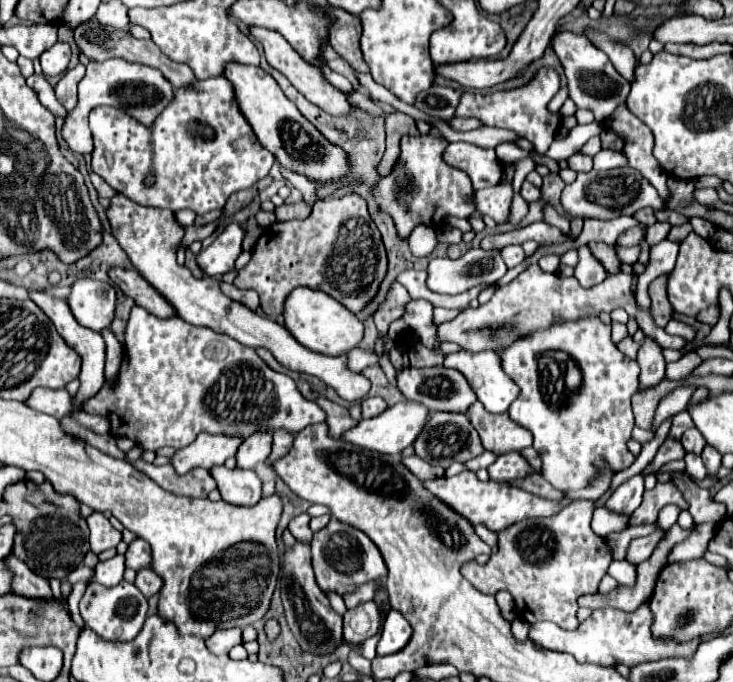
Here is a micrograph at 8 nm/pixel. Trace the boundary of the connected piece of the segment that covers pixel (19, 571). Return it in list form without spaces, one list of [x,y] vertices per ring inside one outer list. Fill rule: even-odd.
[[[8,555],[6,563],[10,565],[10,569],[14,569],[14,593],[30,599],[52,599],[52,589],[48,579],[30,571],[14,555]]]

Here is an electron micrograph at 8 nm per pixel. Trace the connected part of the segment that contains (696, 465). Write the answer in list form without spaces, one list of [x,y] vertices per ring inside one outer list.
[[[686,453],[684,461],[686,461],[686,473],[688,473],[690,477],[694,477],[694,479],[704,479],[704,477],[706,477],[706,467],[704,467],[700,455]]]

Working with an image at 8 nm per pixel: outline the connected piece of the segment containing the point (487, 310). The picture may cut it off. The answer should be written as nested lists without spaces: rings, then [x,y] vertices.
[[[534,263],[518,279],[500,287],[486,305],[482,305],[478,309],[470,307],[470,309],[466,309],[466,313],[460,313],[456,319],[442,323],[436,333],[434,351],[438,351],[440,343],[444,343],[444,341],[454,341],[470,351],[486,351],[486,349],[496,351],[496,349],[502,349],[502,345],[510,345],[510,341],[514,341],[534,329],[550,325],[550,321],[554,317],[578,319],[578,317],[598,315],[600,311],[610,313],[616,307],[624,307],[624,311],[632,319],[636,319],[636,323],[644,331],[644,335],[658,341],[658,345],[662,345],[664,349],[682,349],[686,345],[686,341],[682,337],[672,337],[664,329],[660,329],[654,323],[650,309],[644,309],[644,311],[638,309],[636,295],[632,291],[632,281],[634,281],[634,271],[620,273],[618,277],[606,277],[600,285],[596,285],[592,289],[582,289],[574,277],[564,279],[564,277],[558,277],[552,273],[544,273],[538,267],[538,263]]]

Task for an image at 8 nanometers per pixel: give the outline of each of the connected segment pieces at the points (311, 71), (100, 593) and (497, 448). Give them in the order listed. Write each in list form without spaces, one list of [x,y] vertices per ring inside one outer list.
[[[250,27],[250,31],[252,31],[252,35],[262,43],[268,63],[270,63],[274,69],[278,69],[310,103],[318,105],[322,111],[326,111],[326,113],[330,113],[330,115],[334,115],[334,117],[350,115],[352,105],[350,105],[350,101],[346,99],[346,95],[344,95],[340,89],[336,89],[332,83],[328,83],[326,77],[324,77],[324,73],[322,73],[322,69],[316,67],[316,65],[310,65],[296,49],[292,49],[292,45],[290,45],[280,33],[270,31],[270,29],[262,29],[262,27]]]
[[[90,581],[84,597],[80,599],[80,615],[84,619],[84,625],[92,629],[96,635],[100,635],[104,641],[114,643],[132,641],[146,621],[146,611],[148,611],[146,597],[142,597],[142,593],[138,593],[138,587],[128,581],[122,581],[116,587],[104,587],[96,581]]]
[[[480,401],[470,405],[468,417],[478,431],[482,445],[486,451],[492,451],[496,455],[510,453],[510,451],[522,451],[524,447],[532,445],[532,433],[518,423],[510,421],[508,413],[494,415],[484,409]]]

